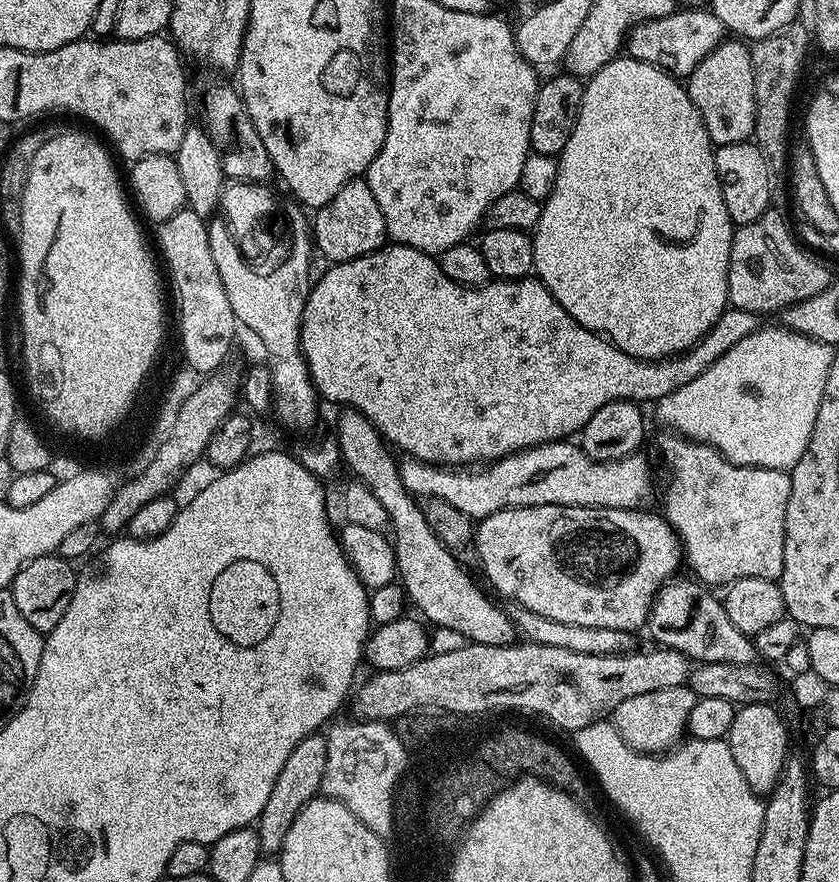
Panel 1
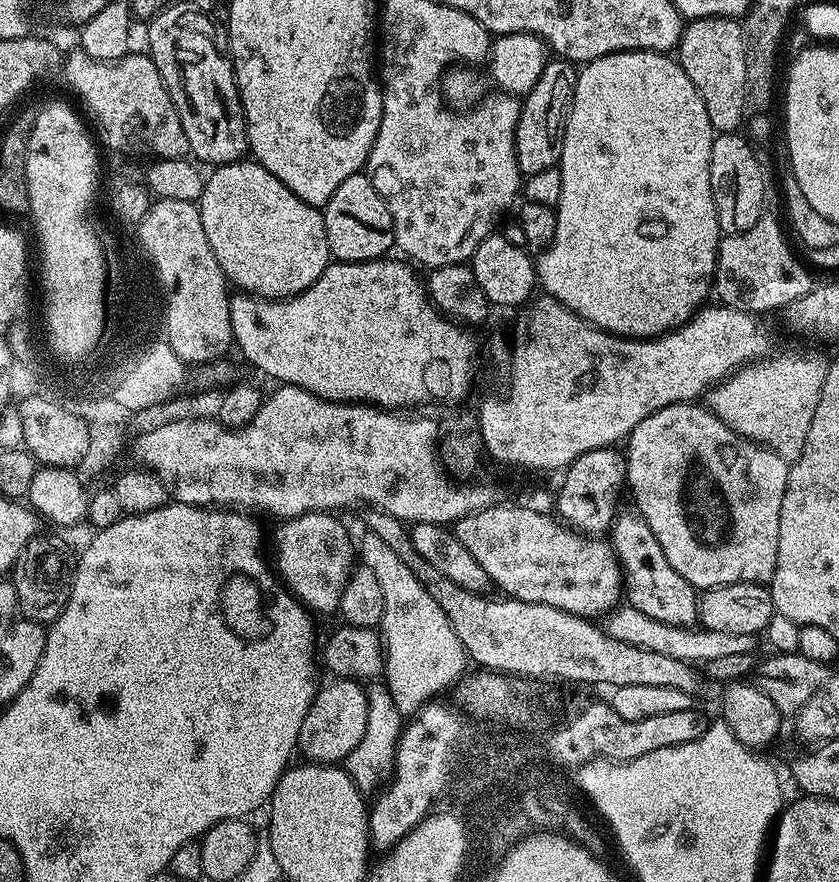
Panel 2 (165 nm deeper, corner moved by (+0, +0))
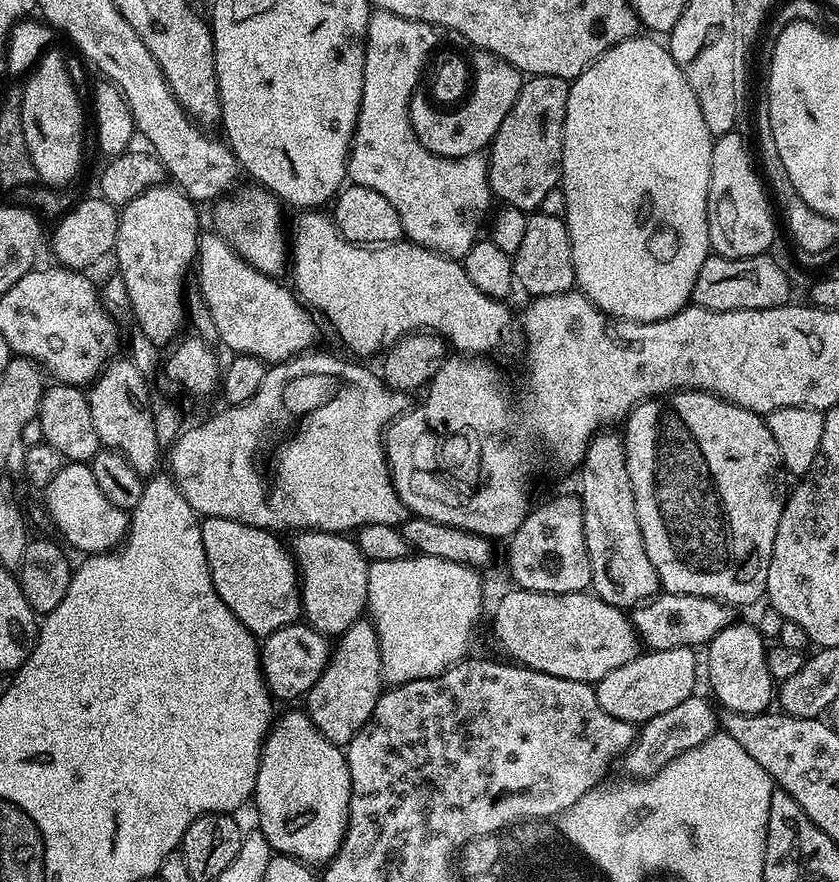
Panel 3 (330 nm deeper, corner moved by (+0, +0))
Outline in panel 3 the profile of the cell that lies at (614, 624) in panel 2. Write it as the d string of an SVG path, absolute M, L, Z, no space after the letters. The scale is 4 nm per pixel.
M513 587L512 592L508 592L496 604L496 613L492 616L492 632L496 635L496 640L500 643L500 648L505 652L509 661L515 662L525 668L532 668L535 672L545 672L551 676L558 678L566 678L574 682L582 682L583 684L596 685L602 678L606 678L606 674L610 674L610 670L618 670L618 666L626 666L626 662L630 662L634 657L641 655L642 641L636 635L636 627L632 625L629 613L622 608L616 608L613 604L607 604L601 596L597 596L591 590L583 592L535 592L534 590L526 590L525 588Z

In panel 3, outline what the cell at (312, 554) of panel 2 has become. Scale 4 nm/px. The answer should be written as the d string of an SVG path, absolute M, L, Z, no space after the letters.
M205 517L200 525L200 545L206 552L208 568L220 600L252 634L263 638L283 626L297 623L303 611L300 600L299 569L293 553L269 529L226 518Z

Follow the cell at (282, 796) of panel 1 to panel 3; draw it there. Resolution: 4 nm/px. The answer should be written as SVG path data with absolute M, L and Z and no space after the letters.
M362 618L350 630L346 630L335 641L328 666L322 678L314 682L314 686L306 693L306 711L312 717L316 729L337 746L346 746L368 724L368 719L374 714L376 703L382 691L384 680L384 655L380 653L380 635L376 632L375 623Z

